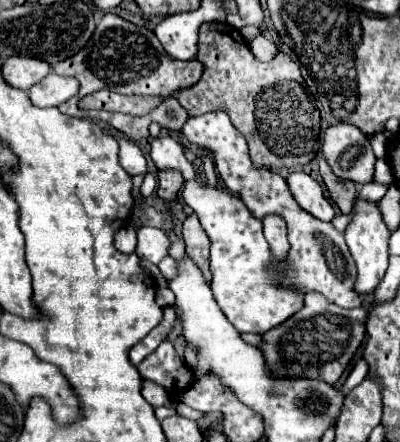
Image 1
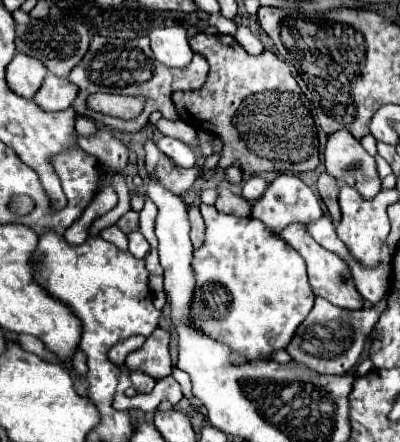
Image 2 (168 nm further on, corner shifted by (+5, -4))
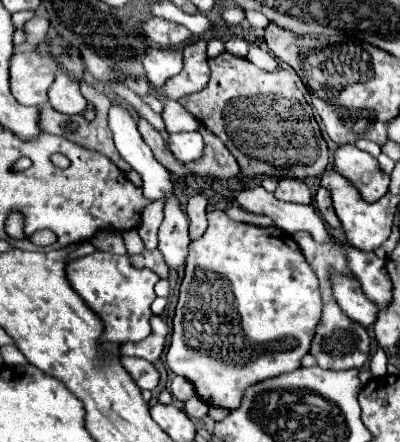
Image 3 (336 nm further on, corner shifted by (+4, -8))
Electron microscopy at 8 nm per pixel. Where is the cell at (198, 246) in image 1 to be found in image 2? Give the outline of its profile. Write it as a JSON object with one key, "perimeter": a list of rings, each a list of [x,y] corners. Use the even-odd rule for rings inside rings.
{"perimeter":[[[194,204],[190,206],[188,220],[190,220],[190,238],[192,238],[194,248],[198,250],[202,246],[202,242],[204,242],[204,220],[202,220],[202,216],[198,212],[198,206],[194,206]]]}

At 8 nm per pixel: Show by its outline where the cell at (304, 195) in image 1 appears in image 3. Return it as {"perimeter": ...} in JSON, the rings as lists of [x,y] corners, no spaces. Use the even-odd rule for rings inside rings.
{"perimeter":[[[283,178],[275,190],[275,198],[295,204],[311,204],[311,190],[299,178]]]}

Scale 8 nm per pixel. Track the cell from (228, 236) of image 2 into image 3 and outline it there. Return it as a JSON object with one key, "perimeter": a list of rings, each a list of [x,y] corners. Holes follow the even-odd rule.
{"perimeter":[[[211,210],[207,214],[207,220],[209,220],[209,226],[207,226],[205,234],[199,236],[197,240],[191,240],[191,244],[189,244],[185,278],[183,278],[181,288],[179,288],[179,302],[177,302],[177,310],[175,310],[175,318],[173,318],[173,336],[171,336],[171,346],[167,350],[165,362],[171,368],[171,372],[191,380],[197,396],[207,406],[219,406],[219,408],[235,410],[241,406],[243,394],[249,386],[263,382],[267,378],[281,376],[285,372],[293,372],[301,366],[301,358],[309,352],[311,340],[315,336],[315,328],[321,322],[323,300],[321,300],[321,292],[319,292],[319,280],[317,280],[313,268],[309,266],[309,262],[305,260],[305,256],[299,252],[299,246],[291,240],[291,236],[287,236],[285,232],[279,232],[279,228],[259,228],[253,224],[233,222],[223,210]]]}

